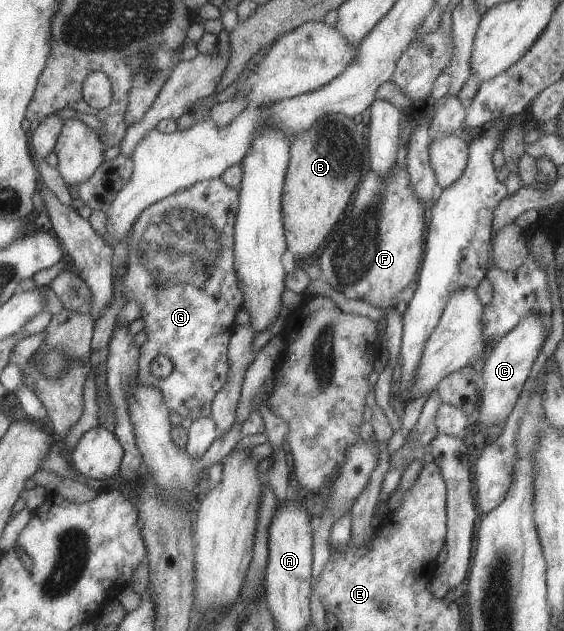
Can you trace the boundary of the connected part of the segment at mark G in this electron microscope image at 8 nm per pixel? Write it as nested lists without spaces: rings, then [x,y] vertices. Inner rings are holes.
[[[220,177],[210,180],[202,180],[192,184],[184,190],[176,190],[172,195],[168,195],[162,201],[152,203],[147,206],[134,221],[132,225],[132,238],[130,244],[126,248],[126,266],[120,266],[120,288],[122,288],[122,296],[128,300],[134,300],[140,306],[140,316],[144,322],[143,330],[146,332],[146,340],[139,346],[139,357],[137,360],[137,378],[144,384],[156,388],[162,398],[164,404],[169,412],[174,412],[184,418],[188,416],[192,421],[196,418],[211,416],[211,402],[216,392],[224,386],[226,376],[228,376],[228,361],[227,361],[227,344],[232,334],[232,328],[236,325],[235,316],[238,310],[243,308],[243,296],[241,290],[238,288],[238,280],[236,272],[233,267],[233,228],[235,223],[235,214],[238,208],[238,191],[234,188],[226,186]],[[158,354],[166,356],[171,364],[172,370],[165,378],[155,378],[150,371],[150,361]]]

